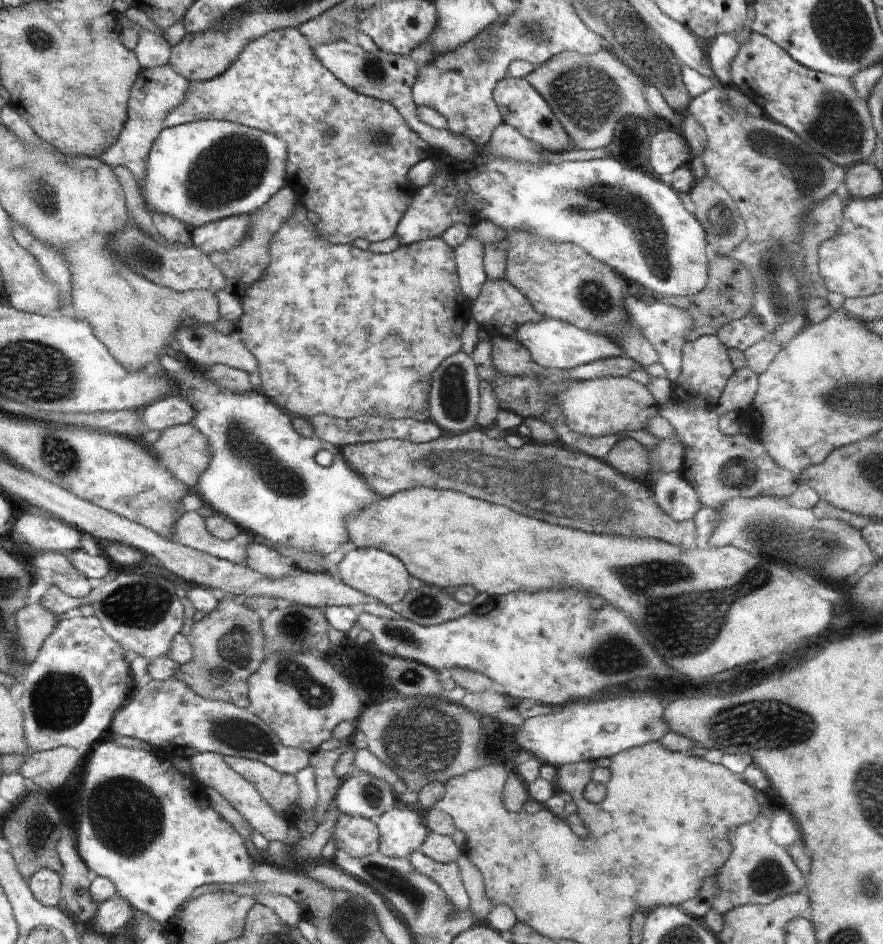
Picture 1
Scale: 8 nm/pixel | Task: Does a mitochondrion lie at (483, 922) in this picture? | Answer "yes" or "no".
no

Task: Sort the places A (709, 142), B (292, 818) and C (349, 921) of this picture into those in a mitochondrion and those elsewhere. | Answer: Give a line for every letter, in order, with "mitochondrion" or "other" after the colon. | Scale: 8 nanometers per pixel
A: other
B: other
C: mitochondrion

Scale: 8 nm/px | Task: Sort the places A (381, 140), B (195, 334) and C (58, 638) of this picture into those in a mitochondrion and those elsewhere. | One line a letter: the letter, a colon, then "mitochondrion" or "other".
A: mitochondrion
B: mitochondrion
C: other

